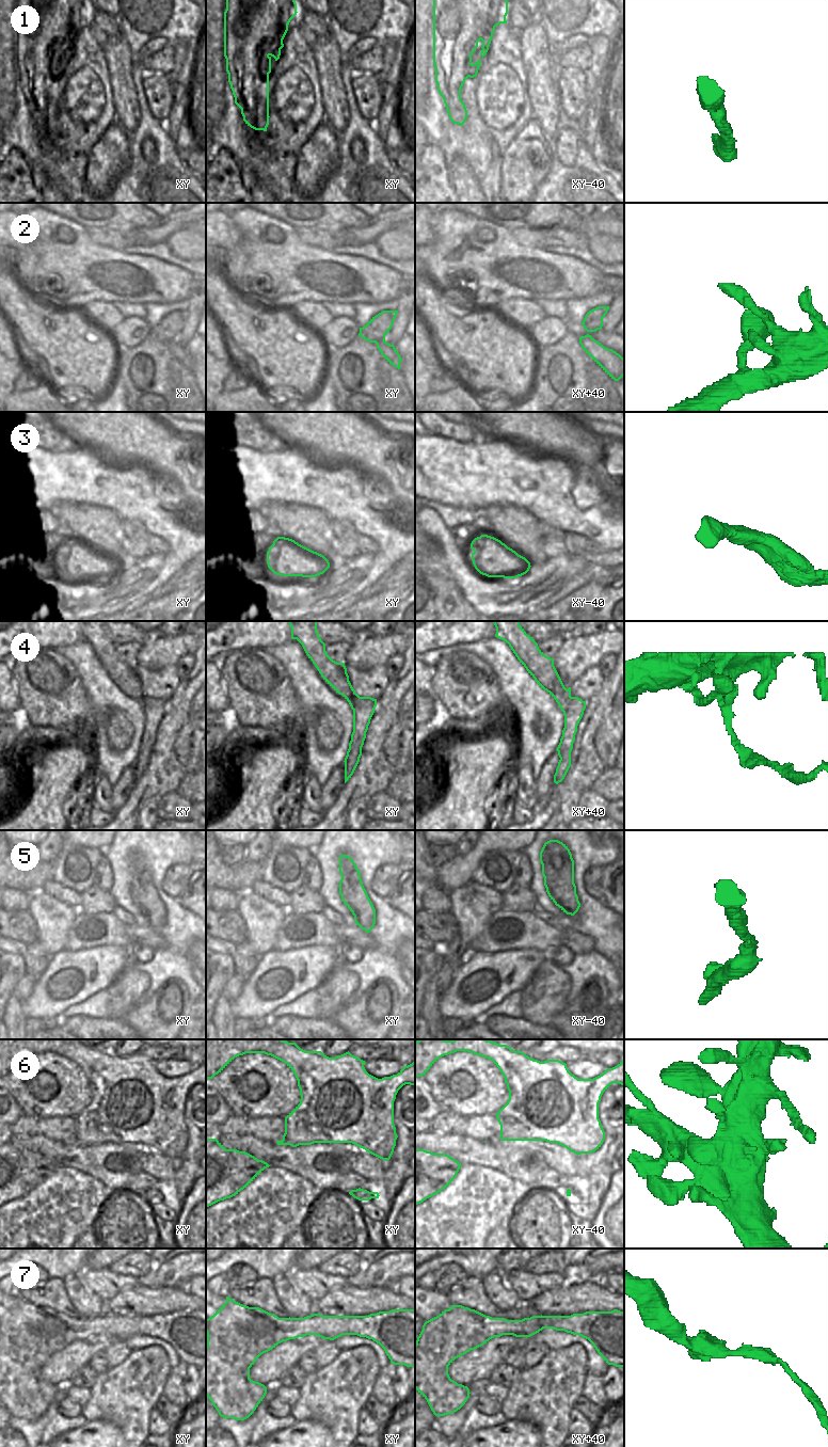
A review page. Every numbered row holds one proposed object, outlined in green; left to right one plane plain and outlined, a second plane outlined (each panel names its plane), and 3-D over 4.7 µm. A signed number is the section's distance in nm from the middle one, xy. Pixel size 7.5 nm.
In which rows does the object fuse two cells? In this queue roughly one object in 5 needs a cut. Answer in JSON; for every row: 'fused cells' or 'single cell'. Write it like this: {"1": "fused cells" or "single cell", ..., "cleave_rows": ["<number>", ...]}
{"1": "single cell", "2": "single cell", "3": "single cell", "4": "fused cells", "5": "single cell", "6": "single cell", "7": "single cell", "cleave_rows": ["4"]}

